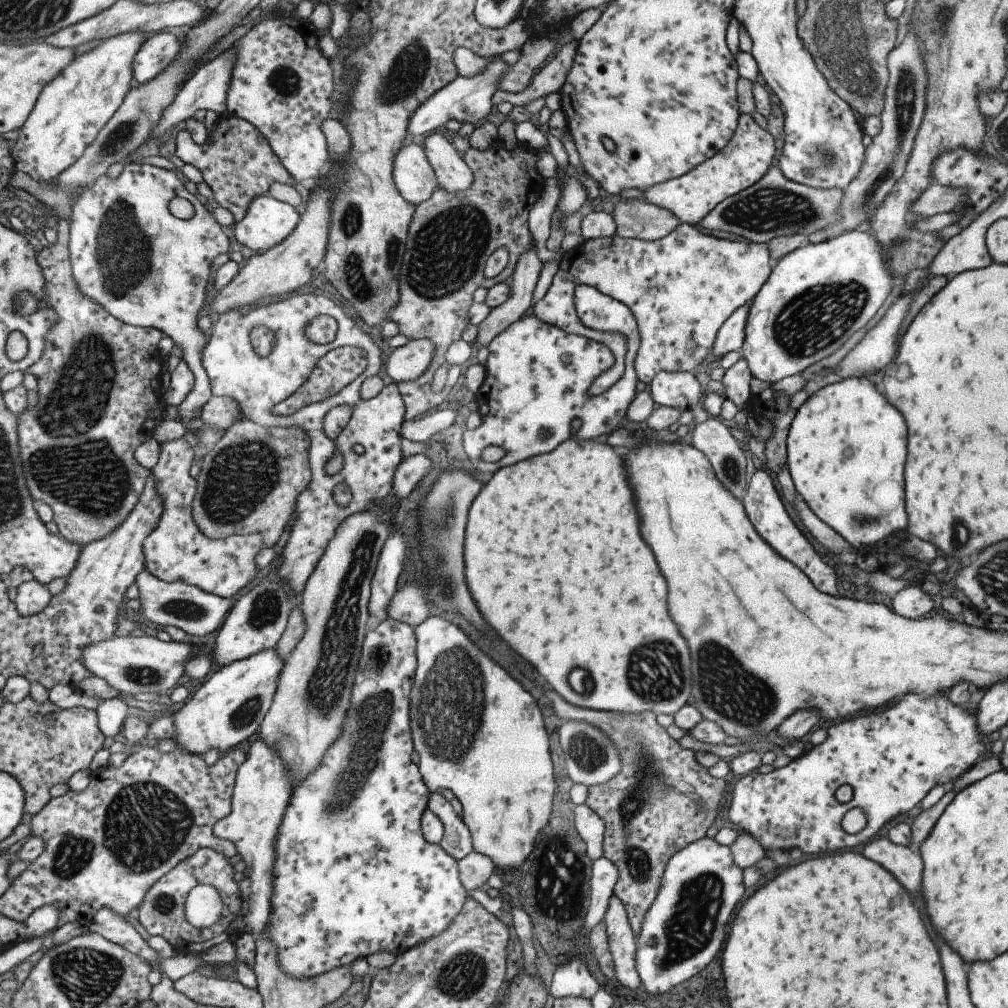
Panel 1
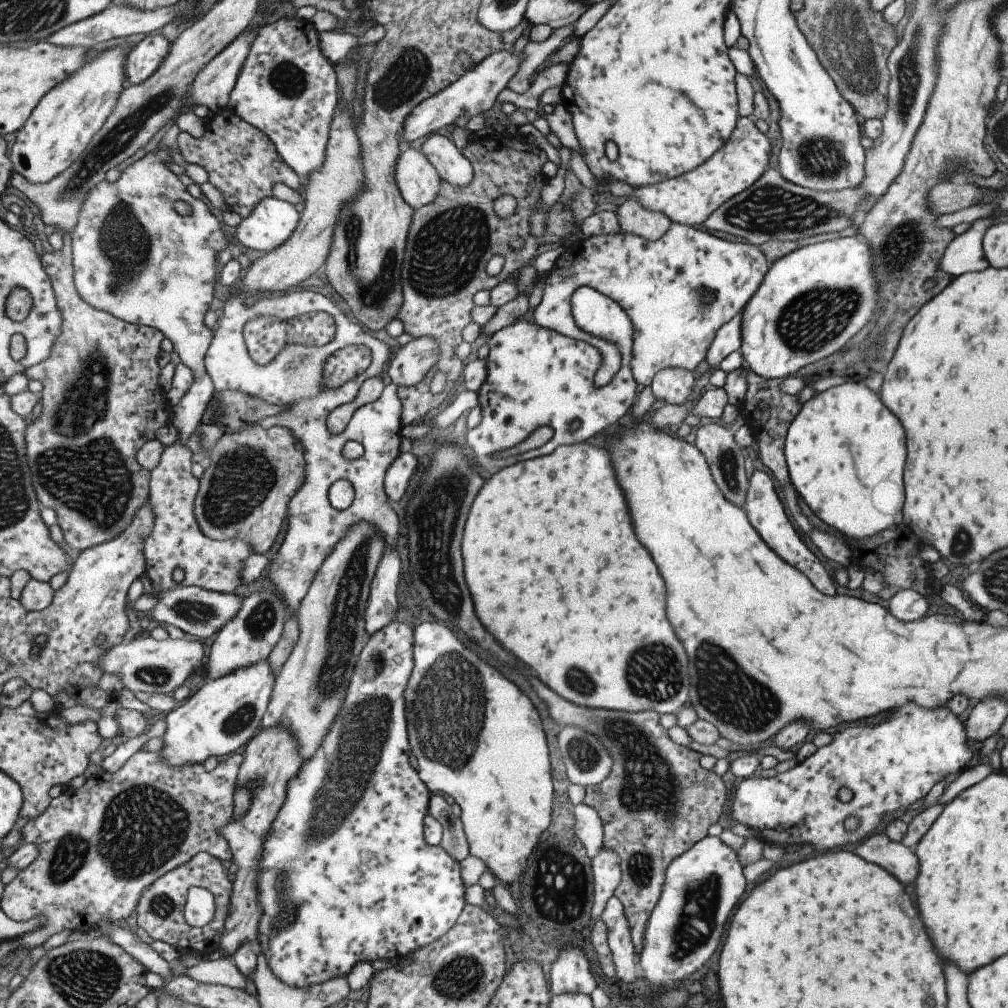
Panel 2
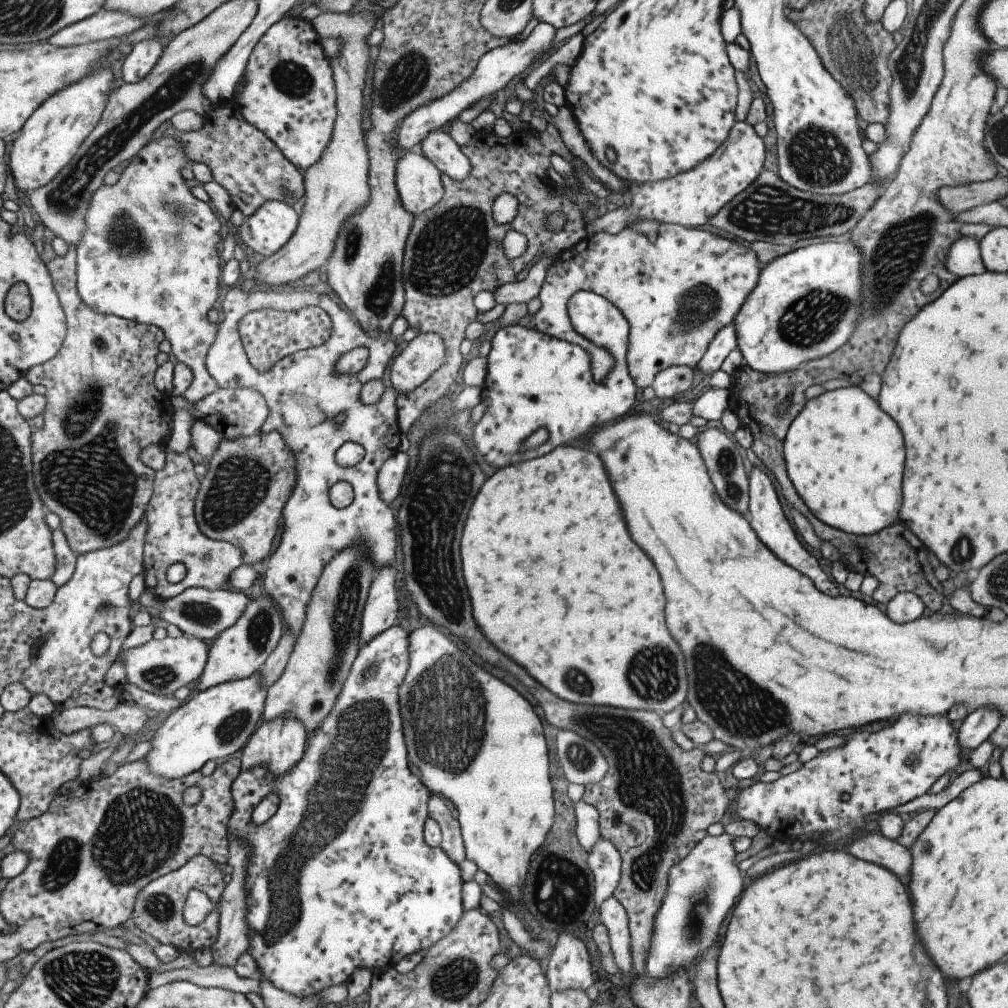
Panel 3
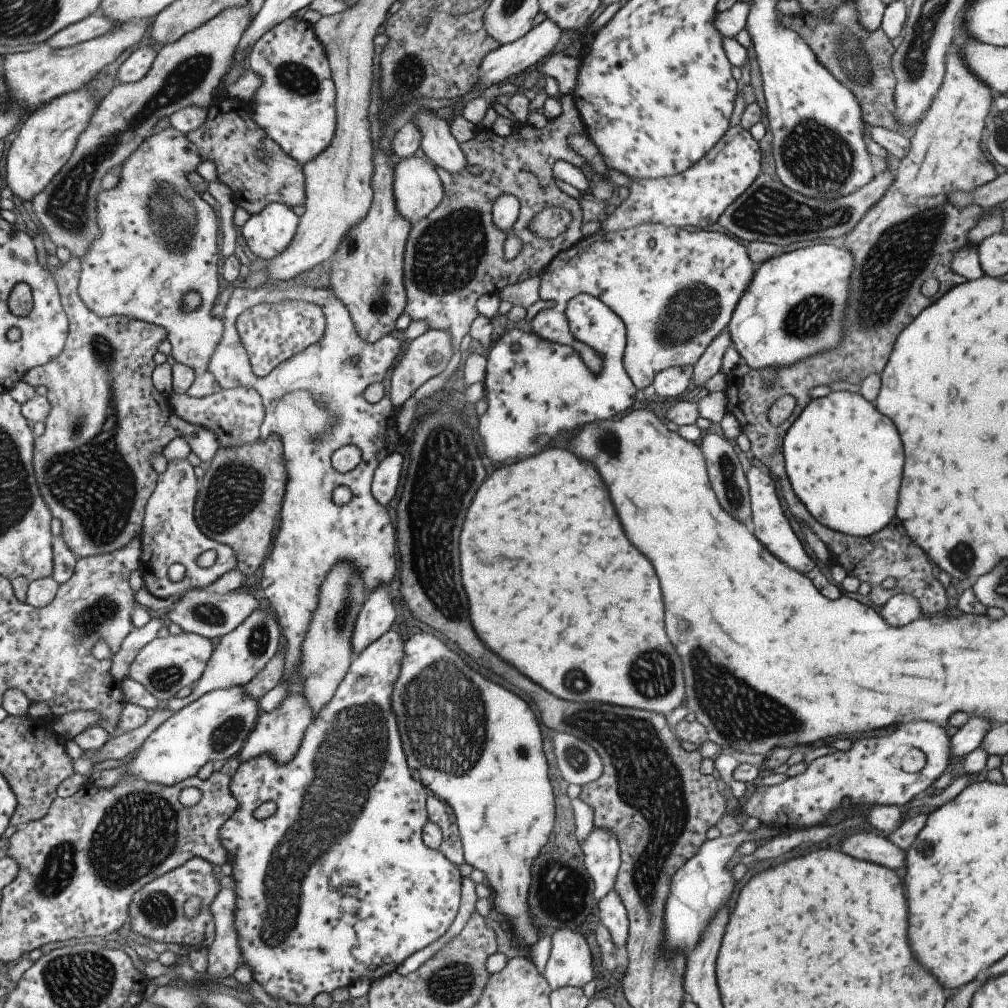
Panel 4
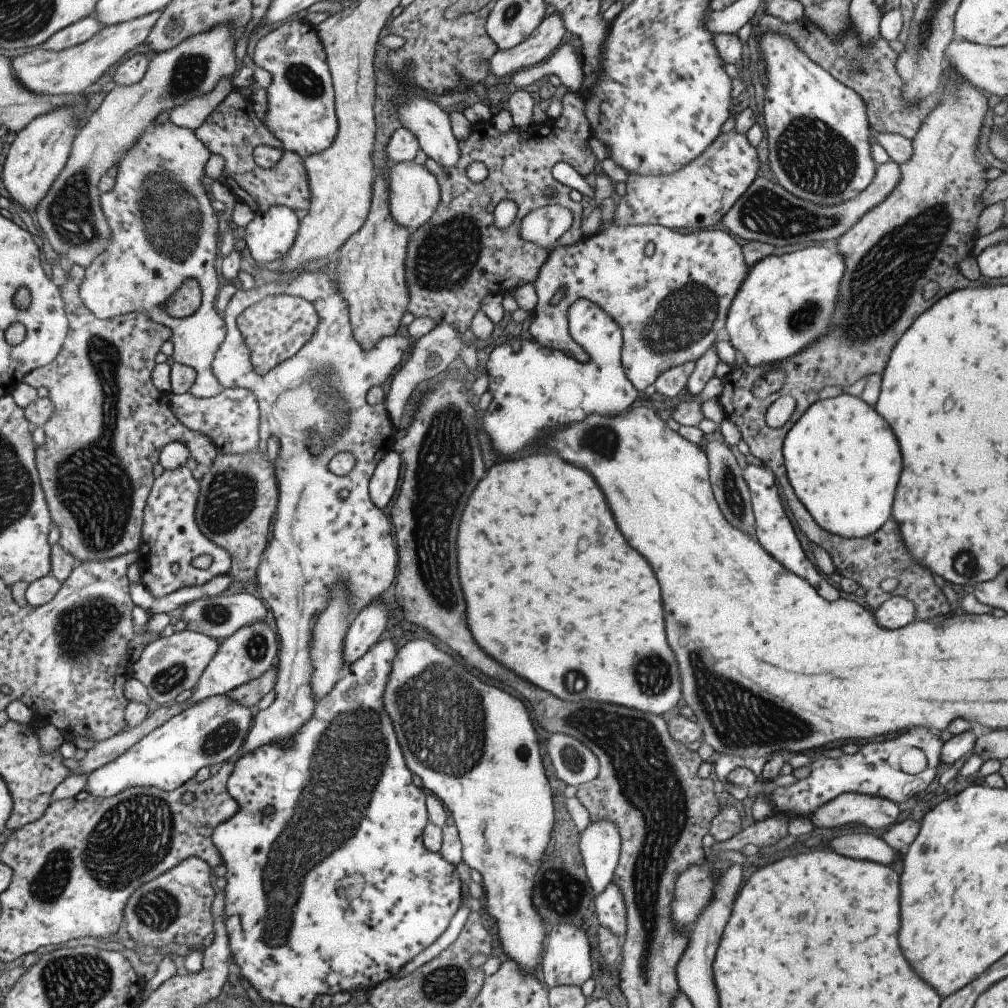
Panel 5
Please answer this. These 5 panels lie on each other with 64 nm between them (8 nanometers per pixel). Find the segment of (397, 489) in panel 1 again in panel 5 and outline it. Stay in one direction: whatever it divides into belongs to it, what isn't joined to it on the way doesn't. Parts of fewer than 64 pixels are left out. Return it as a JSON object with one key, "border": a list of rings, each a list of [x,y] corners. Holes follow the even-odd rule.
{"border":[[[393,451],[387,454],[377,463],[368,482],[369,500],[379,510],[389,504],[397,490],[401,472],[401,457]]]}

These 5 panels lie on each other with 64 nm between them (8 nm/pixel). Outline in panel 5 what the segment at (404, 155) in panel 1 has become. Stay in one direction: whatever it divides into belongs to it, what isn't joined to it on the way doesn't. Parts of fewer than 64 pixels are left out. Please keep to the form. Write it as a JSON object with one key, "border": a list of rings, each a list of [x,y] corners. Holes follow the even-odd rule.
{"border":[[[402,162],[392,165],[387,174],[387,202],[391,218],[397,226],[403,226],[407,232],[415,232],[429,218],[434,218],[433,212],[439,204],[439,186],[431,172],[415,162]]]}

